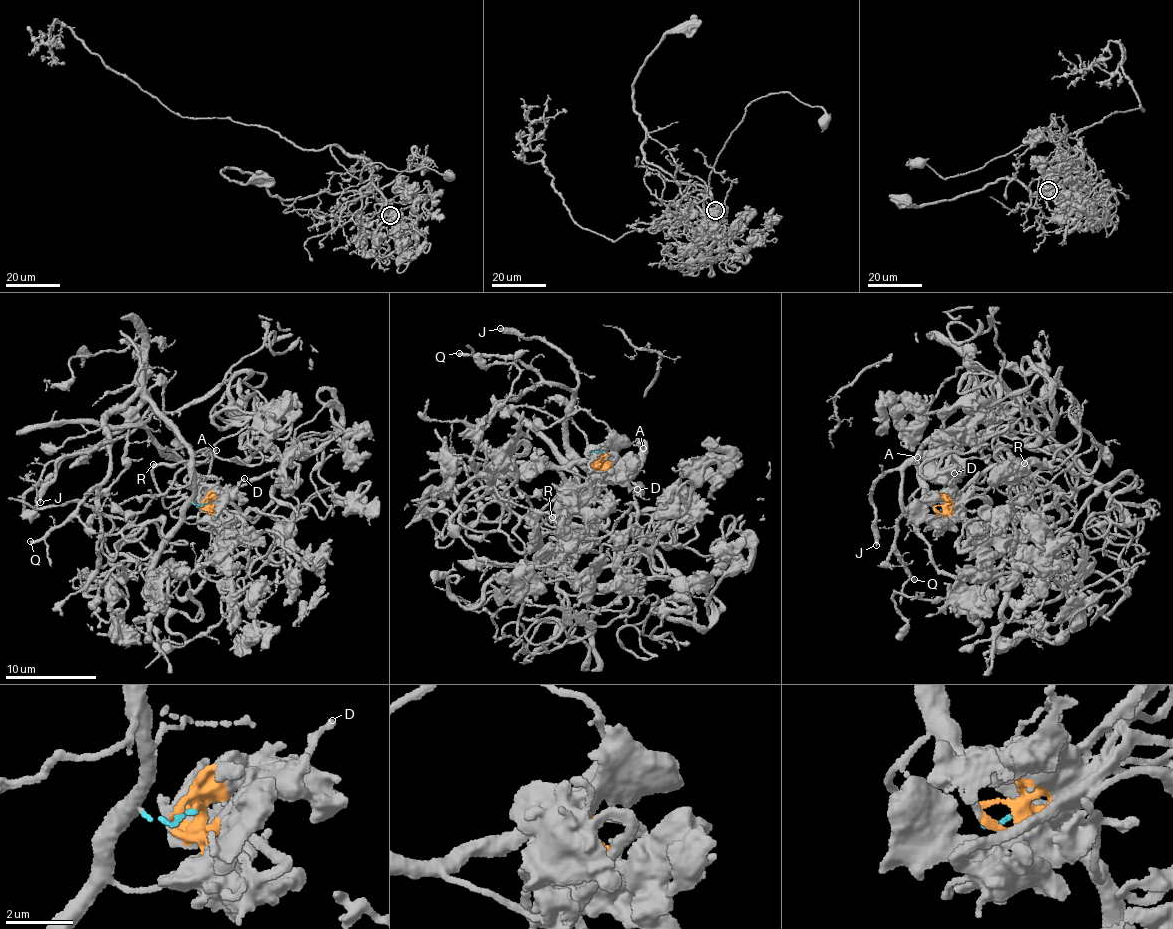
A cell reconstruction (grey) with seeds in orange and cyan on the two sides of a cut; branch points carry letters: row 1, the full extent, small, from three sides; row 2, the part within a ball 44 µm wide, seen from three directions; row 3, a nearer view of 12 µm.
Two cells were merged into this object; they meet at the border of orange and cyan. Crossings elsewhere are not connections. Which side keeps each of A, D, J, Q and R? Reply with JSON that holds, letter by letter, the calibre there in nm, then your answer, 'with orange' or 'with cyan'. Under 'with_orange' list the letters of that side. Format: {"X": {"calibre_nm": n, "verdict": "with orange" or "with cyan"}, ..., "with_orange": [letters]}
{"A": {"calibre_nm": 70, "verdict": "with cyan"}, "D": {"calibre_nm": 200, "verdict": "with orange"}, "J": {"calibre_nm": 320, "verdict": "with cyan"}, "Q": {"calibre_nm": 280, "verdict": "with cyan"}, "R": {"calibre_nm": 280, "verdict": "with orange"}, "with_orange": ["D", "R"]}

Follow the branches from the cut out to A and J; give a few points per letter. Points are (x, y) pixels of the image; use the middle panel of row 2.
A: (604, 451), (592, 450), (591, 456), (606, 444), (622, 440), (643, 448)
J: (604, 451), (590, 456), (624, 438), (599, 481), (579, 461), (565, 430), (575, 366), (538, 339), (499, 328)

